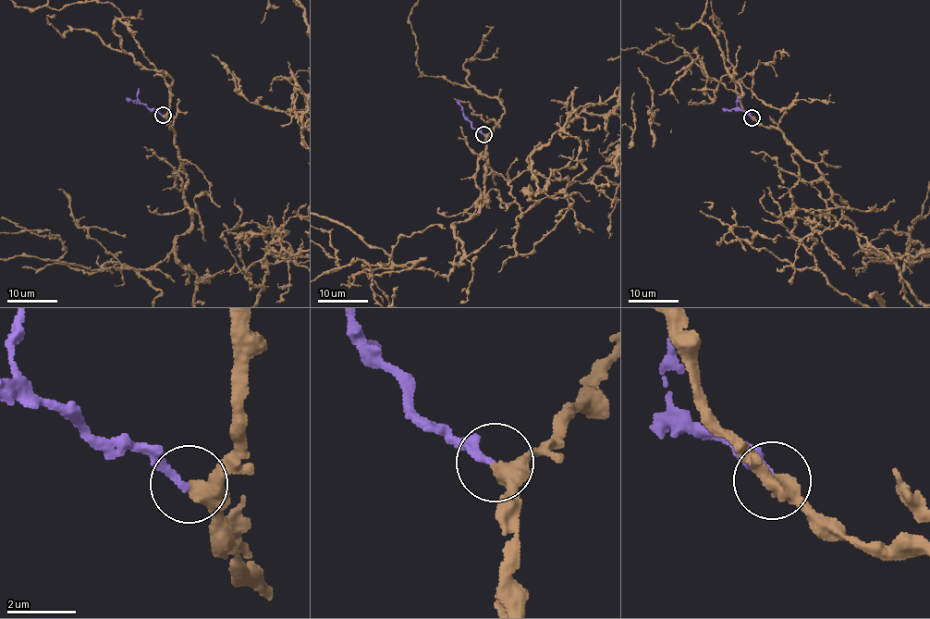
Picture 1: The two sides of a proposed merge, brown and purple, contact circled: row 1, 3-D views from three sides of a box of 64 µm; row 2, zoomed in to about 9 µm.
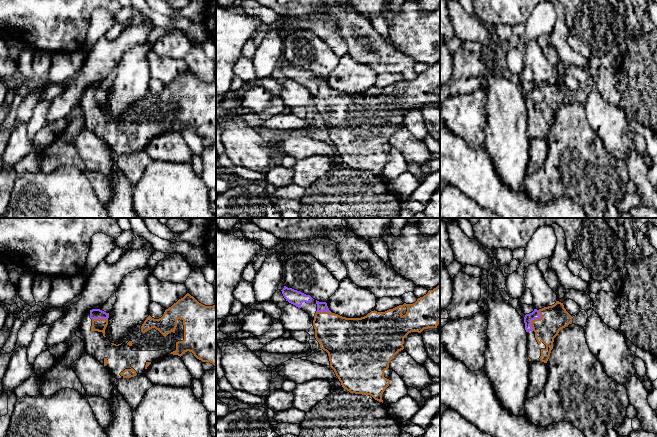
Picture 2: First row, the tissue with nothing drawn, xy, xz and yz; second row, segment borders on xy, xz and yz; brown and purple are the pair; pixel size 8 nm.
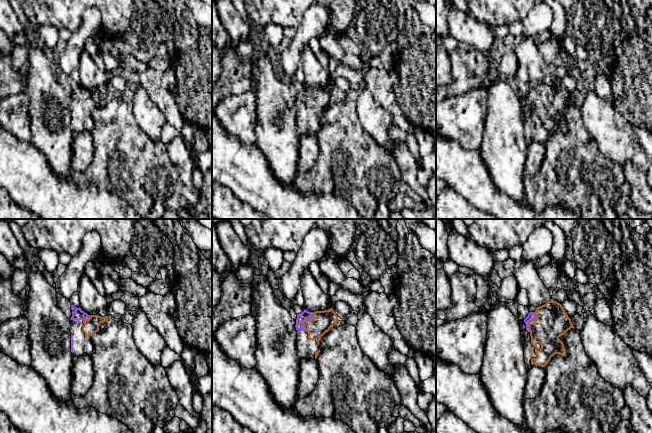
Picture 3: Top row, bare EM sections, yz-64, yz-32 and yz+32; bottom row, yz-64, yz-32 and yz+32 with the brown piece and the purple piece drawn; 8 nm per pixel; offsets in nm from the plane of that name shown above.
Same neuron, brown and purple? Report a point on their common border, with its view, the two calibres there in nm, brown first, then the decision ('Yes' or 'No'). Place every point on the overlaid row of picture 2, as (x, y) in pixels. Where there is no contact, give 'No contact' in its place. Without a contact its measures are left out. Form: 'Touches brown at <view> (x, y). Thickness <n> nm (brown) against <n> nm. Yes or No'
Touches brown at yz (535, 319). Thickness 200 nm (brown) against 70 nm. Yes

